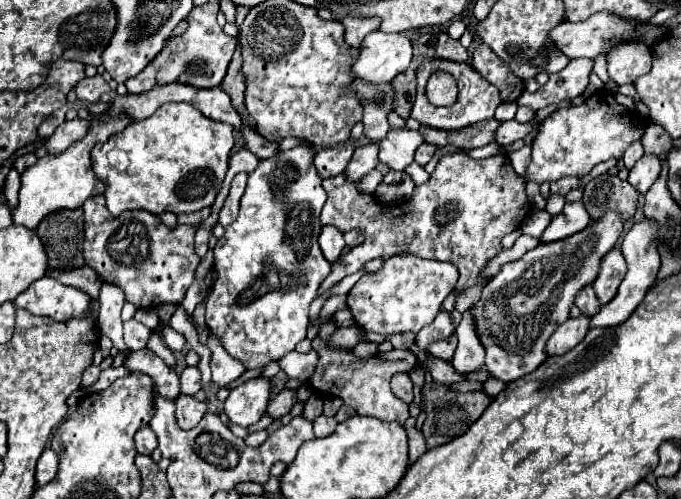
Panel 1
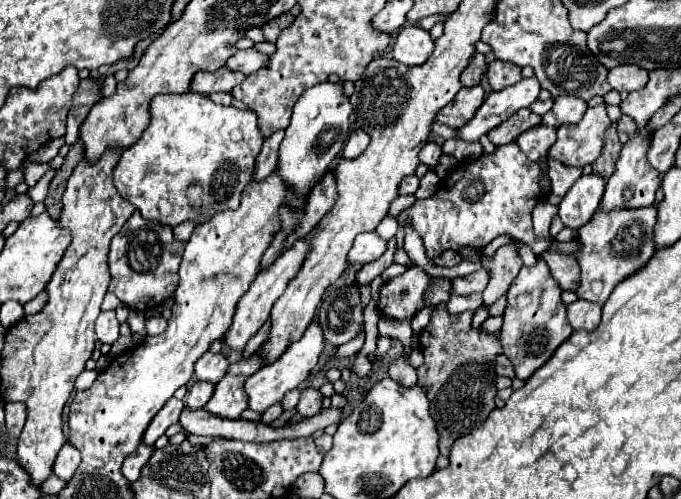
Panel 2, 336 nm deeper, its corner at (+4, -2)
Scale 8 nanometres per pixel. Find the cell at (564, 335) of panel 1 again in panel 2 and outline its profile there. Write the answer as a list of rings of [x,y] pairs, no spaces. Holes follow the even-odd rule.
[[[576,300],[568,306],[568,322],[574,330],[586,330],[594,332],[600,324],[600,310],[602,306],[588,302],[588,300]]]

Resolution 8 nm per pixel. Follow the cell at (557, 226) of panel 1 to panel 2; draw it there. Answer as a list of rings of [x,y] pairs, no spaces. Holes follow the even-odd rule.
[[[596,174],[580,176],[576,180],[558,206],[558,216],[566,228],[578,230],[594,216],[604,194],[604,184],[606,182]]]

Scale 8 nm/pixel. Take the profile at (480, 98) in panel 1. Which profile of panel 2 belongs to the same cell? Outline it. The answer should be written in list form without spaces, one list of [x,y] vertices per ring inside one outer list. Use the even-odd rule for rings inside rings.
[[[472,86],[472,88],[462,88],[454,102],[450,102],[450,106],[444,106],[438,112],[436,122],[446,124],[446,126],[462,126],[466,120],[470,120],[474,116],[474,112],[478,110],[478,106],[484,102],[484,90],[482,86]]]

